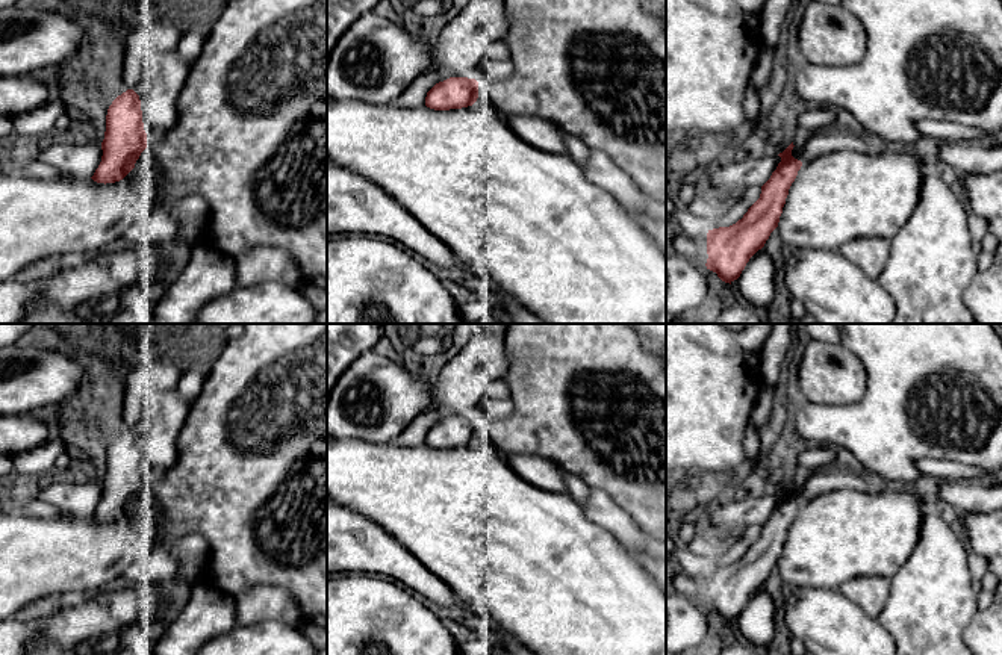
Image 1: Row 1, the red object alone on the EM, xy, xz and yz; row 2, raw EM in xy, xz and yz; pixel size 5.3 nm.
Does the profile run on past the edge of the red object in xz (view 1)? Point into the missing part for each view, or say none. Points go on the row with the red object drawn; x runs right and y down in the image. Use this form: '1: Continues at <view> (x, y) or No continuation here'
1: No continuation here

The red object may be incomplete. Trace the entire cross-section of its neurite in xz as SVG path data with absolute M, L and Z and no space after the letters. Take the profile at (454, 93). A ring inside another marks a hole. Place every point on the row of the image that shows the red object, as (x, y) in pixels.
M450 77L436 83L425 97L425 106L450 110L472 106L478 98L478 82L468 77Z

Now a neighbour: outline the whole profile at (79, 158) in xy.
M51 138L42 142L38 160L59 172L91 178L101 162L103 150L97 142L77 138Z

